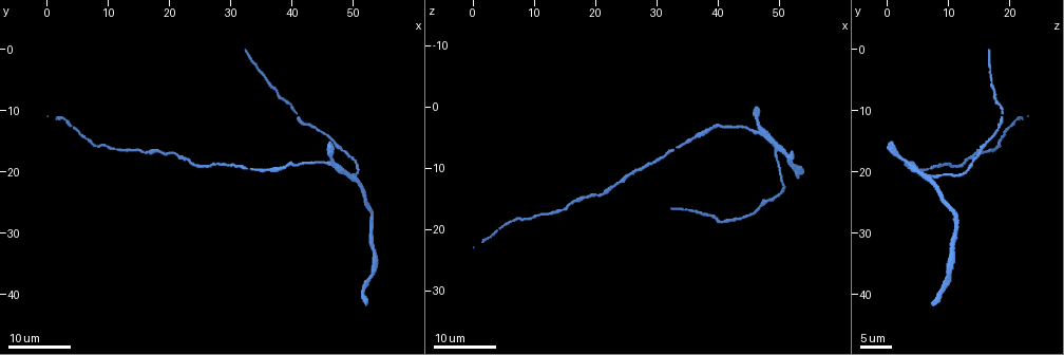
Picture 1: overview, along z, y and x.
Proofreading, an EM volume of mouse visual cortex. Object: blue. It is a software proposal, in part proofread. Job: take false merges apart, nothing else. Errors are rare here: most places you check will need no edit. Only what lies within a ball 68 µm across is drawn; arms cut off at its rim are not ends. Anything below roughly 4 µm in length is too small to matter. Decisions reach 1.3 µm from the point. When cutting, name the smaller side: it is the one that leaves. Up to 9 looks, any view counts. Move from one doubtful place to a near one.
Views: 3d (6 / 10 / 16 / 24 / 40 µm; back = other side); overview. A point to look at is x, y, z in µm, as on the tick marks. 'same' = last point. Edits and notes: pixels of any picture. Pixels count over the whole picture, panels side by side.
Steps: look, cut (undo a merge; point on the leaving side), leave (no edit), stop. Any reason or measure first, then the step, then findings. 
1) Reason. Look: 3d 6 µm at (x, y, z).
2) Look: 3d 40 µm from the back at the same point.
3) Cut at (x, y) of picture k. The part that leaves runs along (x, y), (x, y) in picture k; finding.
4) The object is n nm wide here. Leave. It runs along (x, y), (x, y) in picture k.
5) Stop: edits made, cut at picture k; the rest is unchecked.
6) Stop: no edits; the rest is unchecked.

Calibre changes. Look: 3d 24 µm at (12.5, 16.5, 17.0).

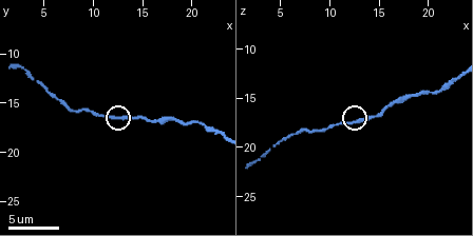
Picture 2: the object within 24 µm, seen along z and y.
Look: 3d 10 µm at (12.0, 16.6, 17.6).

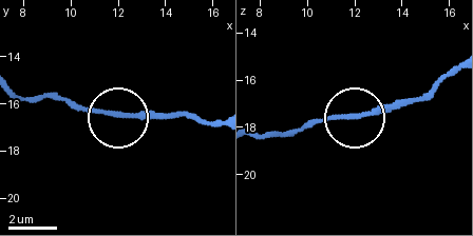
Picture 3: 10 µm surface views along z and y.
Leave. It runs along (219, 121), (110, 116), (39, 97) in picture 3; all the same neuron.

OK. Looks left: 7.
Look: 3d 24 µm at (39.5, 19.0, 3.0).

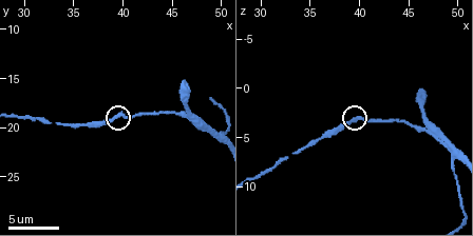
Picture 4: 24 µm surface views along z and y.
Closer look. Look: 3d 10 µm at (39.4, 19.0, 3.2).

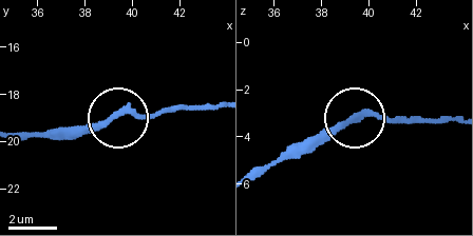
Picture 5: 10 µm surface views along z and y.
The object is 260 nm wide here. Leave. It runs along (356, 118), (416, 115) in picture 5; one neuron here.

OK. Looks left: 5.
Thin neck. Look: 3d 10 µm at (33.4, 19.8, 6.8).

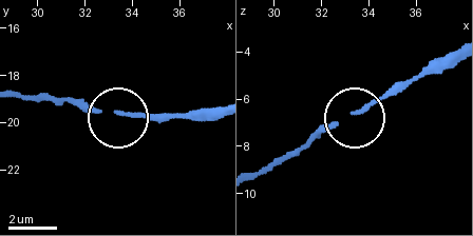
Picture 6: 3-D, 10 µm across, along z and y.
Leave. It runs along (214, 113), (94, 113), (65, 100) in picture 6; continuous, no second neuron.

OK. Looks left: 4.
Narrows sharply. Look: 3d 6 µm at (6.4, 14.8, 18.6).

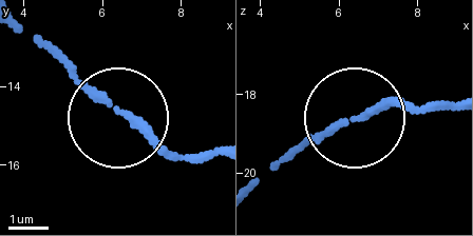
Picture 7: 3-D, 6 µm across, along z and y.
The object is 160 nm wide here. Leave. It runs along (213, 155), (163, 152), (45, 47) in picture 7; all the same neuron.

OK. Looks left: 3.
Stop: no edits; the rest is unchecked.

